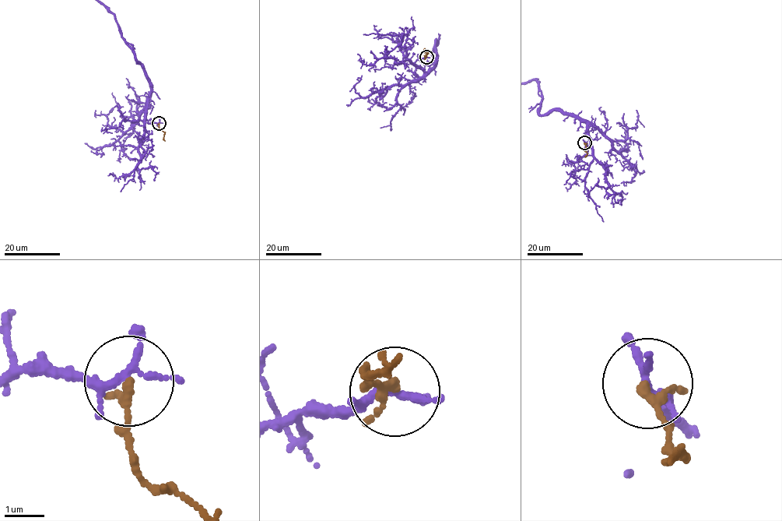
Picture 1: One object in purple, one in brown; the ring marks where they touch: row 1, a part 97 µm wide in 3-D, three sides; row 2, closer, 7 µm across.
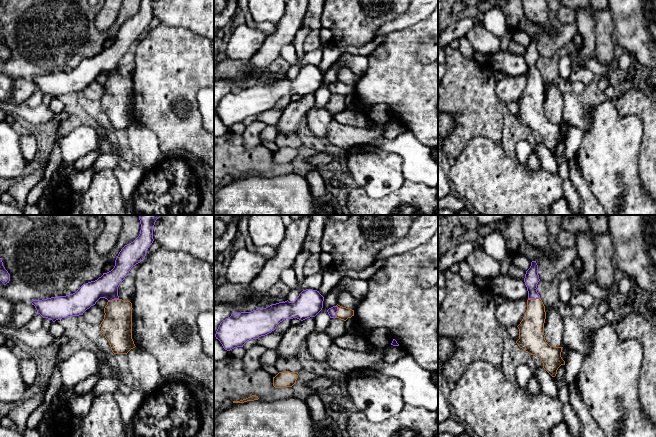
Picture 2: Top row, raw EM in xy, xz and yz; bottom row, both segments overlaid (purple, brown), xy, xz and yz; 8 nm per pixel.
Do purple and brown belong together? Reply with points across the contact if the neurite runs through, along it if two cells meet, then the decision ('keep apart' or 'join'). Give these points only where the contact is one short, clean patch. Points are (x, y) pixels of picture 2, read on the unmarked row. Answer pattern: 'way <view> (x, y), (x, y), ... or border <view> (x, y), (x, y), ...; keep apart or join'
way xz (332, 87), (337, 86), (343, 89); join

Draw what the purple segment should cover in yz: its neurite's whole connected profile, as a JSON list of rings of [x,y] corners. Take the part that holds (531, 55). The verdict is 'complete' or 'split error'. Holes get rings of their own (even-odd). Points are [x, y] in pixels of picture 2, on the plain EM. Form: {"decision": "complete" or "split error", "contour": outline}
{"decision": "split error", "contour": [[[536,37],[531,38],[526,47],[524,58],[528,67],[527,86],[520,100],[518,122],[531,131],[537,131],[543,144],[555,153],[557,146],[565,137],[561,133],[563,123],[550,122],[544,111],[544,99],[546,95],[545,82],[537,68],[537,60],[540,57],[538,41]]]}

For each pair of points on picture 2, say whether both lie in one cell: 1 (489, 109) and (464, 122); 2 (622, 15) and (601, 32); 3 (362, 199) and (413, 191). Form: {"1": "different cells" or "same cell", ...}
{"1": "same cell", "2": "different cells", "3": "same cell"}

